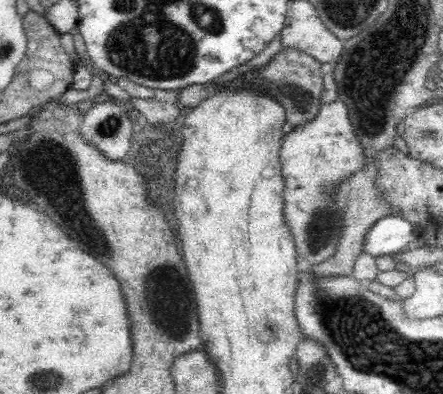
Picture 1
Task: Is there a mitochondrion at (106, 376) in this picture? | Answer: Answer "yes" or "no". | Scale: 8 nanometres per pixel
no

